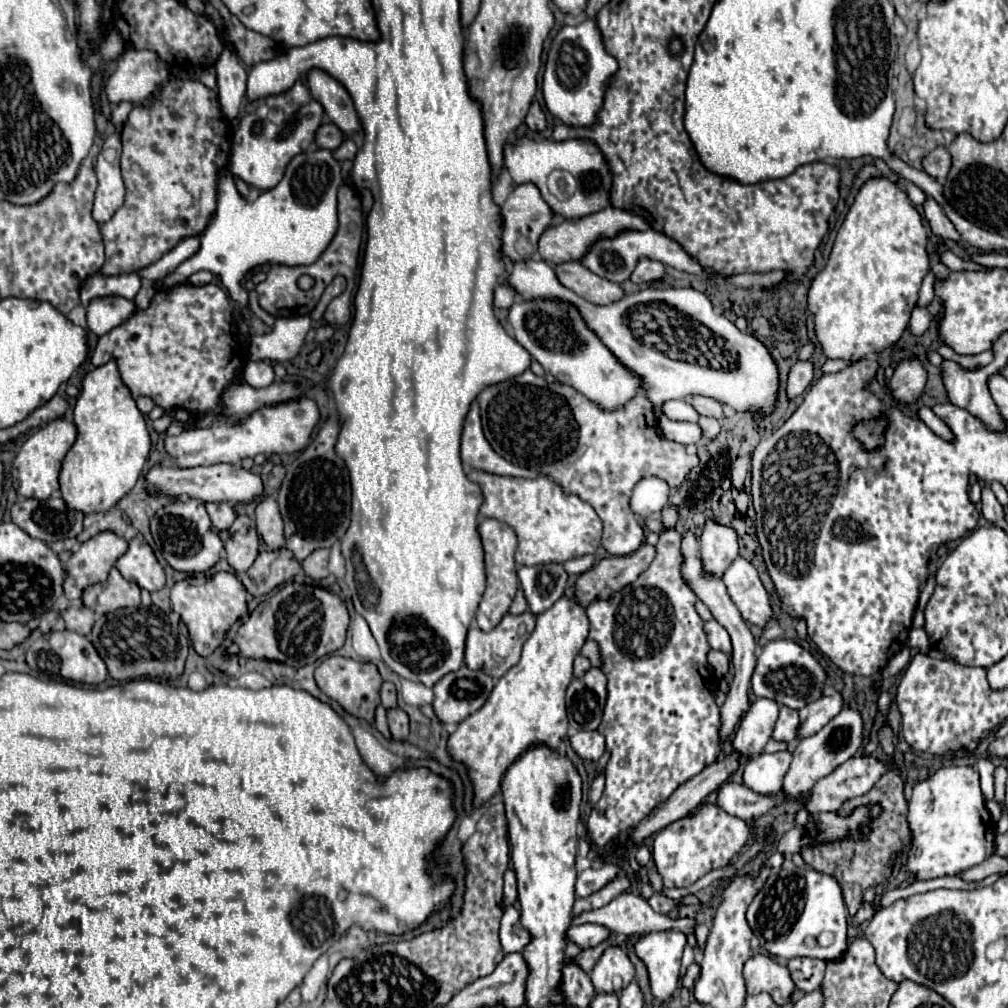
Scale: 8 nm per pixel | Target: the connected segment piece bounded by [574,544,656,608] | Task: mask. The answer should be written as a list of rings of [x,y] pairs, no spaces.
[[[642,544],[636,552],[628,556],[608,556],[598,560],[590,570],[578,576],[576,600],[586,608],[596,598],[610,598],[612,592],[634,582],[654,560],[656,548],[652,544]]]

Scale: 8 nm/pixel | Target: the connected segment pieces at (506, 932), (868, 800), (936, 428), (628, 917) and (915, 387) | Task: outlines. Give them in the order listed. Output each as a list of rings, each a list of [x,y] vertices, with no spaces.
[[[508,906],[500,924],[500,942],[504,952],[524,952],[528,940],[532,940],[532,936],[528,936],[528,930],[520,924],[520,912],[514,906]]]
[[[894,760],[888,762],[888,772],[874,784],[874,788],[860,796],[860,798],[852,798],[852,800],[846,800],[840,808],[838,808],[838,816],[850,816],[858,806],[880,806],[880,814],[874,816],[870,822],[868,822],[868,834],[850,834],[842,840],[814,840],[816,838],[816,816],[810,816],[806,826],[804,826],[804,832],[808,832],[808,836],[812,838],[812,842],[808,844],[808,848],[802,848],[800,856],[804,858],[804,862],[808,866],[812,866],[814,870],[818,872],[824,872],[828,876],[832,876],[840,888],[842,888],[842,894],[844,894],[844,900],[846,900],[846,906],[848,906],[848,912],[850,916],[854,916],[862,904],[862,894],[866,888],[874,888],[882,882],[886,882],[892,874],[892,868],[894,868],[894,858],[902,854],[902,850],[906,846],[912,844],[912,832],[908,828],[908,822],[906,822],[906,814],[908,814],[908,802],[904,798],[904,780],[900,776],[900,770],[896,766]]]
[[[922,406],[922,408],[918,408],[918,416],[926,422],[926,426],[932,430],[932,432],[936,432],[940,438],[944,436],[944,440],[952,440],[952,432],[944,426],[944,422],[930,410],[930,408],[926,408],[926,406]]]
[[[624,892],[620,894],[616,900],[608,902],[604,908],[598,908],[598,910],[592,910],[592,912],[584,912],[584,916],[572,916],[572,926],[578,926],[578,924],[600,924],[600,926],[606,926],[610,930],[616,930],[616,932],[622,932],[624,936],[638,936],[642,932],[650,932],[650,930],[668,930],[668,928],[674,928],[674,930],[682,930],[686,934],[690,934],[694,930],[694,920],[690,918],[670,918],[670,916],[664,916],[664,914],[658,914],[650,908],[650,904],[638,896],[638,894],[632,894],[632,892]]]
[[[912,356],[912,358],[904,358],[896,366],[890,388],[892,388],[892,394],[894,394],[896,400],[912,404],[922,394],[922,390],[926,386],[926,380],[928,380],[928,374],[922,366],[922,360]]]

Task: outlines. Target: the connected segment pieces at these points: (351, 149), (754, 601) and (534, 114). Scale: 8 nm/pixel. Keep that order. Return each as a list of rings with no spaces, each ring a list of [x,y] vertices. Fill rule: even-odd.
[[[344,138],[342,144],[340,144],[340,148],[336,148],[332,154],[336,156],[336,160],[354,160],[356,152],[358,152],[356,144],[350,138]]]
[[[738,556],[722,576],[732,602],[738,606],[742,618],[756,626],[764,626],[772,616],[768,594],[758,578],[756,568],[742,556]]]
[[[534,100],[530,110],[528,110],[528,116],[526,116],[526,126],[532,130],[532,132],[544,132],[546,130],[546,116],[544,112],[540,110],[538,102]]]

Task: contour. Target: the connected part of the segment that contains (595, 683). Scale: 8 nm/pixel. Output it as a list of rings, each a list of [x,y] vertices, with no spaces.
[[[590,668],[586,676],[570,684],[566,692],[570,732],[596,730],[600,726],[606,704],[606,684],[608,678],[600,668]]]

